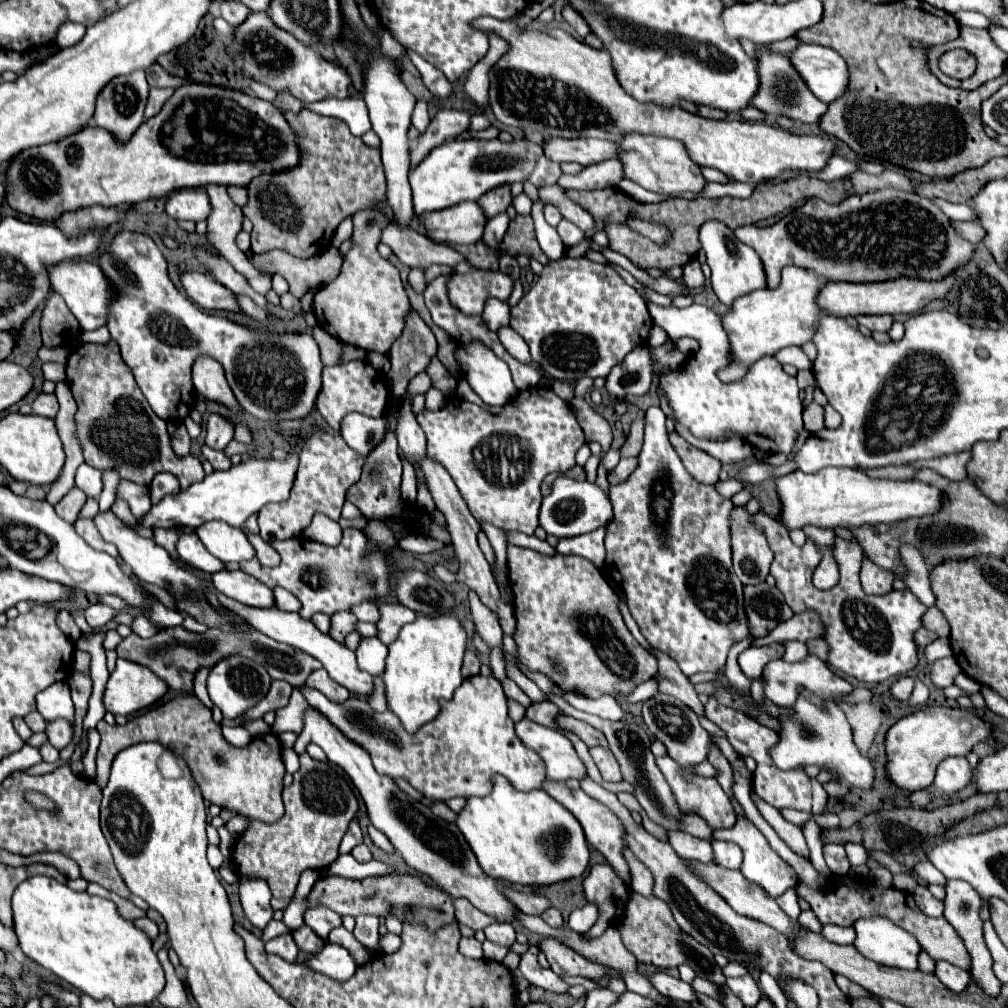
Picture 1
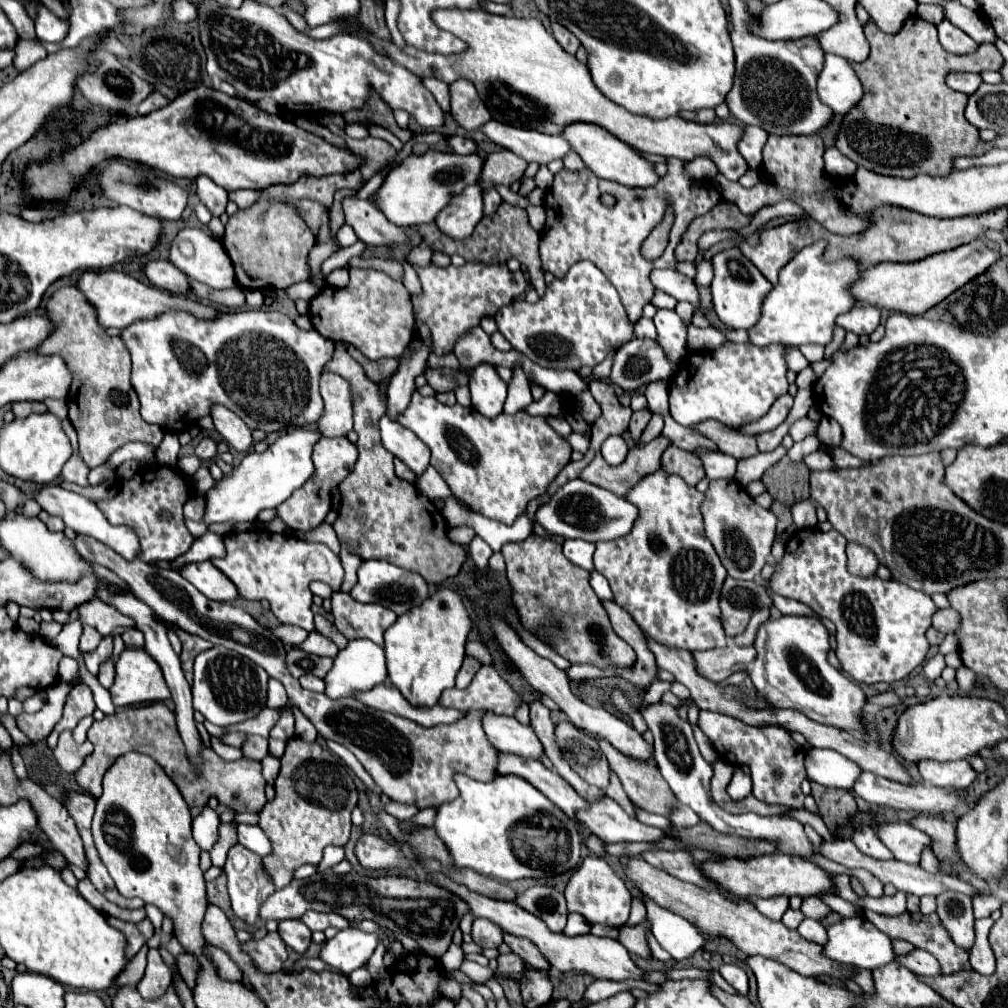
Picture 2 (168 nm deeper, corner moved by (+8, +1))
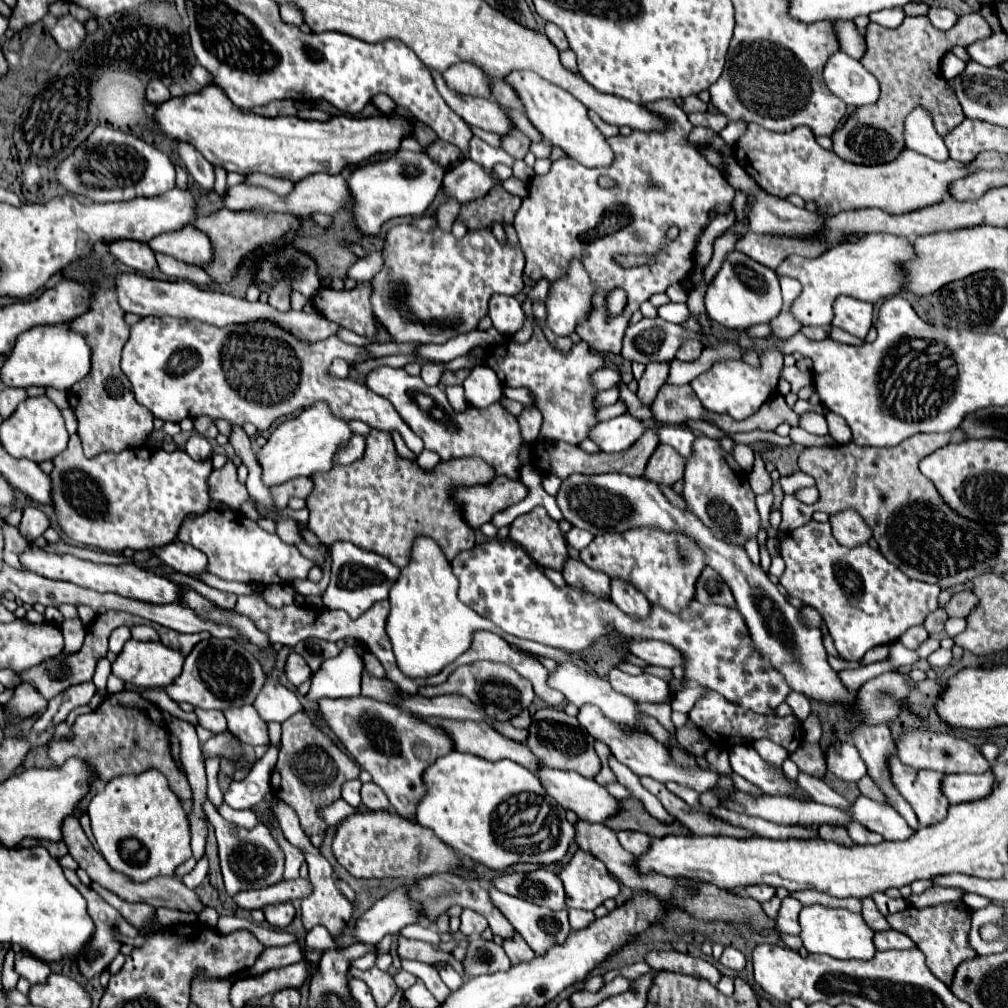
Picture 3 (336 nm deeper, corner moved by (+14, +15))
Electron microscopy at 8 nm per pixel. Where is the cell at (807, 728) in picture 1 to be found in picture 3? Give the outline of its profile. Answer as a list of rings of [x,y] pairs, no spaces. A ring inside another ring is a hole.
[[[951,773],[943,775],[941,779],[941,793],[945,793],[947,801],[961,803],[961,801],[975,801],[991,793],[993,775],[987,773]]]

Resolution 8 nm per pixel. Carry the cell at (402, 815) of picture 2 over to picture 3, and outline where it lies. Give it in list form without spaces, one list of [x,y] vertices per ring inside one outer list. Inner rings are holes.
[[[363,783],[363,789],[361,789],[361,803],[363,803],[369,811],[383,811],[383,809],[389,809],[389,801],[387,801],[385,793],[383,793],[381,787],[377,787],[375,783]]]

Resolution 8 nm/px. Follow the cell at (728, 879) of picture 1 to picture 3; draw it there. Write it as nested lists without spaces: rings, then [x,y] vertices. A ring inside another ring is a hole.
[[[619,831],[617,833],[619,837],[619,843],[631,851],[633,855],[641,855],[641,853],[647,853],[649,851],[649,845],[651,845],[651,837],[647,833],[635,833],[635,831]]]

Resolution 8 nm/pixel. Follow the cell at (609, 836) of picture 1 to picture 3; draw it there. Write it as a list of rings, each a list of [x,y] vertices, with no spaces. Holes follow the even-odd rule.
[[[427,719],[427,723],[445,727],[445,731],[455,741],[455,749],[461,753],[471,753],[487,761],[511,759],[531,771],[537,769],[537,765],[541,765],[541,761],[537,761],[537,757],[529,753],[527,745],[507,739],[487,723],[475,723],[475,721],[457,723],[447,719]]]

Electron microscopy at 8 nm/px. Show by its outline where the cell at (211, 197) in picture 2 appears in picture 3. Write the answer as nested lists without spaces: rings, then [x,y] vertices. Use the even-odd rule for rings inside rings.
[[[179,143],[179,157],[185,163],[187,173],[195,179],[195,183],[199,183],[203,189],[211,191],[213,183],[215,183],[213,165],[205,157],[201,157],[201,153],[193,145],[185,145],[185,143]]]

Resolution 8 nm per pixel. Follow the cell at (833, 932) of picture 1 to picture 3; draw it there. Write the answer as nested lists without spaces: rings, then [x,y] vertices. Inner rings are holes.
[[[785,897],[783,899],[783,905],[781,905],[781,911],[779,911],[779,917],[775,919],[777,923],[777,929],[781,933],[789,933],[789,935],[799,935],[799,925],[797,925],[797,913],[801,913],[803,905],[799,901],[795,901],[793,897]]]

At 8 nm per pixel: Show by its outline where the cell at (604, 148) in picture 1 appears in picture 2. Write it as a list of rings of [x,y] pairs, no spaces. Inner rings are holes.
[[[487,121],[479,131],[495,145],[513,151],[525,161],[537,161],[541,165],[561,159],[571,147],[559,135],[545,135],[531,129],[517,129],[499,121]]]

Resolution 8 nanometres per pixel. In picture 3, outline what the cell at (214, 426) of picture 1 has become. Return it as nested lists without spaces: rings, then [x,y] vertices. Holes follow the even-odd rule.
[[[195,433],[195,435],[189,437],[189,441],[185,445],[185,453],[195,461],[203,461],[203,459],[207,459],[211,455],[211,445],[203,435]]]

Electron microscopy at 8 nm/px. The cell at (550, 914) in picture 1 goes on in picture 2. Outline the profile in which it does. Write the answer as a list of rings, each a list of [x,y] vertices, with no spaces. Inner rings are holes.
[[[535,885],[515,897],[515,903],[547,923],[551,931],[563,931],[567,923],[565,897],[553,887]]]

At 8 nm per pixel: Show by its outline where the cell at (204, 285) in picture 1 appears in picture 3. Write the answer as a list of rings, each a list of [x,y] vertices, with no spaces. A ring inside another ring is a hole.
[[[113,241],[107,243],[109,251],[127,267],[141,271],[141,273],[149,273],[153,269],[157,269],[155,263],[155,251],[149,249],[147,243],[137,243],[137,241]]]

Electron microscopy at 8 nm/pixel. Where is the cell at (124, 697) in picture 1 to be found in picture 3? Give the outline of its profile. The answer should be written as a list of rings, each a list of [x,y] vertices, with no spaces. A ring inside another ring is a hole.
[[[129,639],[123,651],[113,661],[113,675],[119,677],[127,687],[133,685],[135,689],[155,689],[155,687],[171,685],[179,677],[183,661],[185,657],[179,651],[173,651],[163,643],[145,643],[145,641]]]

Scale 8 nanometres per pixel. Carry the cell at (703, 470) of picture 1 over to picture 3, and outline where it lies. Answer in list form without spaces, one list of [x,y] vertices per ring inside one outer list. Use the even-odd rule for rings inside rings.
[[[659,445],[645,469],[645,477],[661,485],[677,483],[679,479],[683,479],[683,473],[685,473],[685,457],[681,457],[671,445]]]

